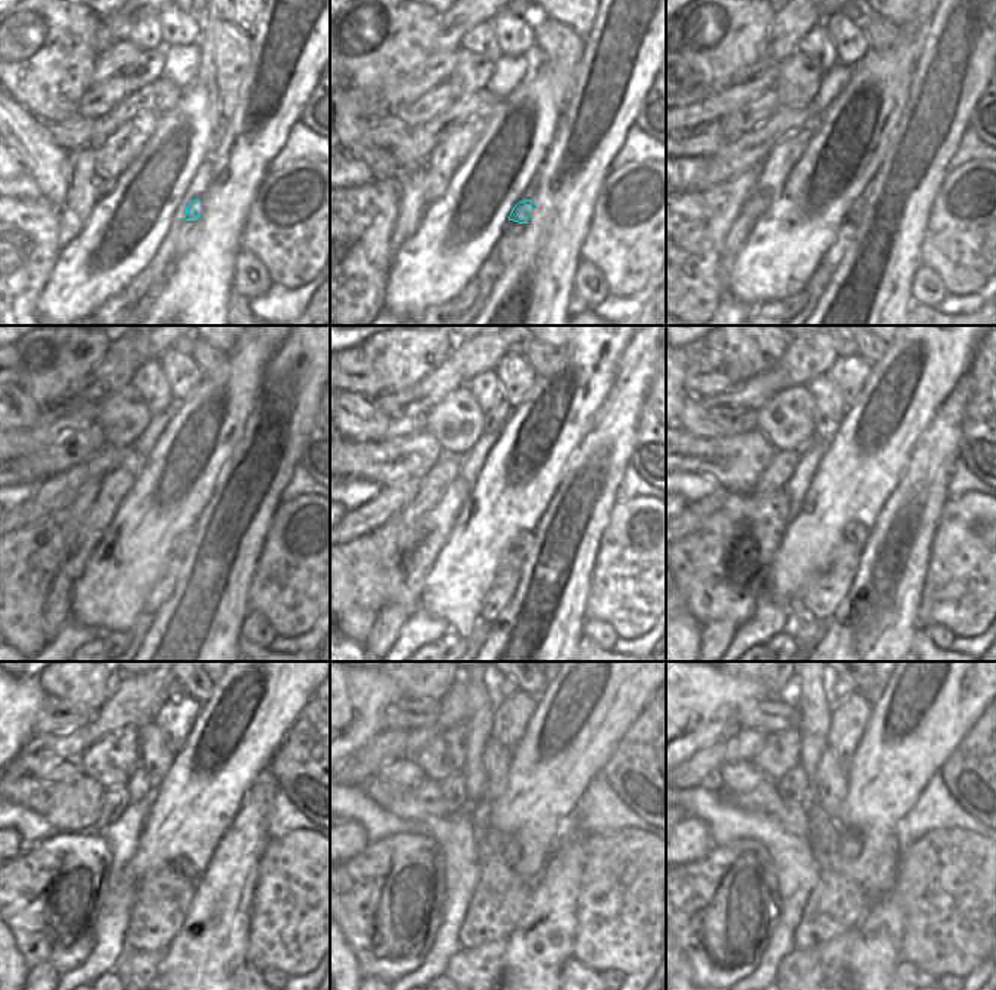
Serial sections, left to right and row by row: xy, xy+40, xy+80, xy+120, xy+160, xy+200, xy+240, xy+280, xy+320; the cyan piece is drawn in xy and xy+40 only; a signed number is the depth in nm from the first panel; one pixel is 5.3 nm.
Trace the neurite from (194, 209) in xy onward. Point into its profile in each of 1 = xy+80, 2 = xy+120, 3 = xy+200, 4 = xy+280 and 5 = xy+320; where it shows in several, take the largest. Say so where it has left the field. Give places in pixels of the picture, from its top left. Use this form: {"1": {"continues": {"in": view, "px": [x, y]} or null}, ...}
{"1": {"continues": {"in": "xy+80", "px": [855, 212]}}, "2": {"continues": {"in": "xy+120", "px": [182, 545]}}, "3": {"continues": {"in": "xy+200", "px": [855, 533]}}, "4": {"continues": {"in": "xy+280", "px": [512, 851]}}, "5": {"continues": {"in": "xy+320", "px": [849, 840]}}}

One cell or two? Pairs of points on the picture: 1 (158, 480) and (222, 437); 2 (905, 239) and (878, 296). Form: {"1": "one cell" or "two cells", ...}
{"1": "one cell", "2": "one cell"}

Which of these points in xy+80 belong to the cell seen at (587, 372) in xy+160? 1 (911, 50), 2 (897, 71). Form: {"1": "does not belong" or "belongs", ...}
{"1": "belongs", "2": "belongs"}

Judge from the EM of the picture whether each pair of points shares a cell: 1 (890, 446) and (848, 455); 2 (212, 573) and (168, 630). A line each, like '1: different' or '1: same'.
1: same
2: same

